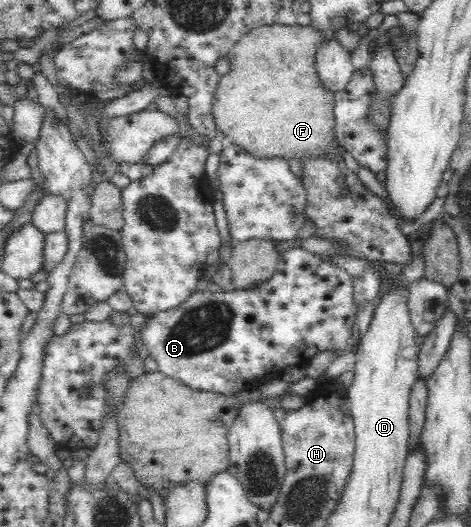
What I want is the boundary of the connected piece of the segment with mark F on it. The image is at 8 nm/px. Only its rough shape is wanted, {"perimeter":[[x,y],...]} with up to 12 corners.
{"perimeter":[[312,27],[228,53],[217,131],[258,159],[338,157]]}

